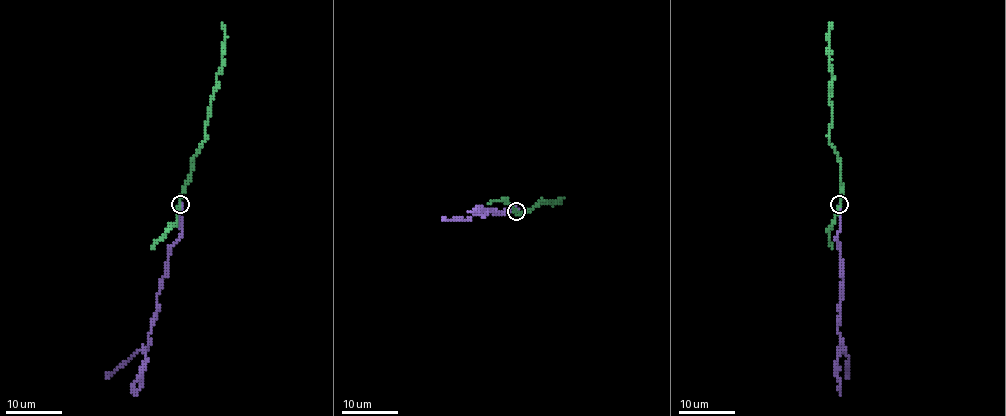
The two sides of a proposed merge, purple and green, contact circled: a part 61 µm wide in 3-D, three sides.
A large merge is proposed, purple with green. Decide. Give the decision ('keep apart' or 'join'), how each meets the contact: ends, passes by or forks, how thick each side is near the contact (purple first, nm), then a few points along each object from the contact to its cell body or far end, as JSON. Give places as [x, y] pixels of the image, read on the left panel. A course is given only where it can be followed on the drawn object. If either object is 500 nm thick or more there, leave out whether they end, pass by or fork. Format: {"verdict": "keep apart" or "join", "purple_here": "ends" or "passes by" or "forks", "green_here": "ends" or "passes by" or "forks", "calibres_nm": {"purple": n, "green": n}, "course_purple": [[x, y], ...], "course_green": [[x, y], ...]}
{"verdict": "keep apart", "purple_here": "ends", "green_here": "passes by", "calibres_nm": {"purple": 240, "green": 190}, "course_purple": [[180, 204], [181, 232], [167, 259], [167, 274], [157, 294], [157, 313], [149, 345], [105, 378]], "course_green": [[180, 204], [191, 159], [205, 138], [208, 106], [222, 66], [222, 23]]}

